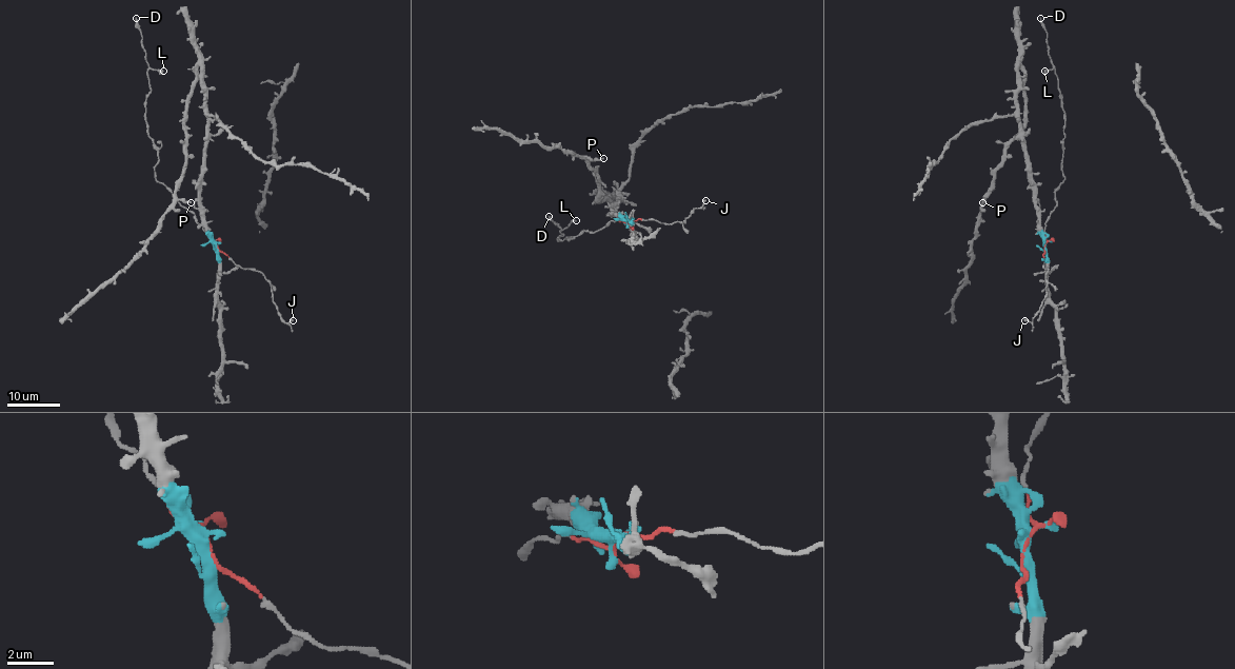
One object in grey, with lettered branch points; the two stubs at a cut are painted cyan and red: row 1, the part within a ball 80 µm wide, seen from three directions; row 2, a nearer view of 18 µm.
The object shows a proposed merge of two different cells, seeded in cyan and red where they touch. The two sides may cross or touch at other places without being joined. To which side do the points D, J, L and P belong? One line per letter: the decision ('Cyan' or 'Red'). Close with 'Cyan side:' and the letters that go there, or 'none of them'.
D: Red
J: Red
L: Red
P: Cyan
Cyan side: P

